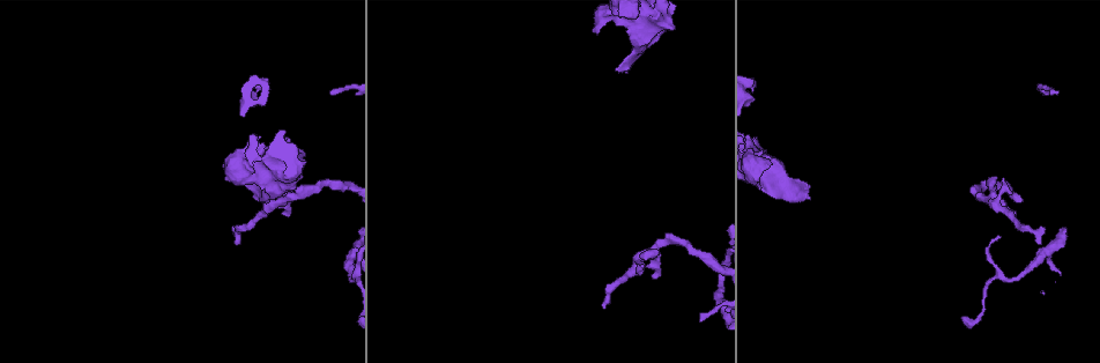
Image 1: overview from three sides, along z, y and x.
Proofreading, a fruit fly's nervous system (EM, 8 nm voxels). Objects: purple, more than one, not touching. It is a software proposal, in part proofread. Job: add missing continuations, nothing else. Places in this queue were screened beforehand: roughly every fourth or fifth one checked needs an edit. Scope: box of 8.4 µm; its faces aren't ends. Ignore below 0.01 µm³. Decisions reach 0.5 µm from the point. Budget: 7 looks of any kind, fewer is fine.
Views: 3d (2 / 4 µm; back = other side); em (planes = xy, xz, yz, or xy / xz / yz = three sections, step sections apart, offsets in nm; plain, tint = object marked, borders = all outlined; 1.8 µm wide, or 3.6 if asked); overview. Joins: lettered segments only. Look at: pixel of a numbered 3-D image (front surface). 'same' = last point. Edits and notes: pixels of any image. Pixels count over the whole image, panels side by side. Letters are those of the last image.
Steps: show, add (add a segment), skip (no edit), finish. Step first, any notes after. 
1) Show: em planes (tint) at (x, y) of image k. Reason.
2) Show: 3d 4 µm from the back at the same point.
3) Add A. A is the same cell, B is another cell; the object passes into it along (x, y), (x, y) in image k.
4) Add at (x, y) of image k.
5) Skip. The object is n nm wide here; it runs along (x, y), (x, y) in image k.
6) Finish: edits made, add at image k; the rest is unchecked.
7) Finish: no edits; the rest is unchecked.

Show: em xz step 4 (tint) at (287, 199) of image 1. Branch point.

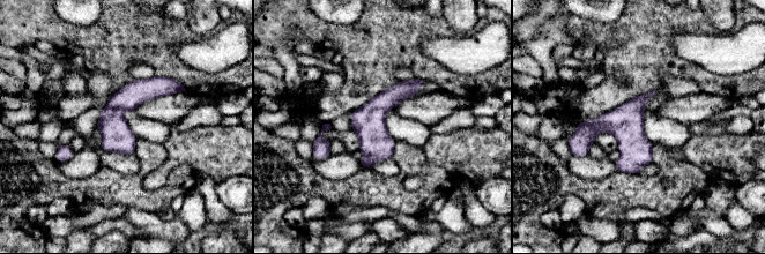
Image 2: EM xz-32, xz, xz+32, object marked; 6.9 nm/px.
Show: em planes (tint) at the same point.

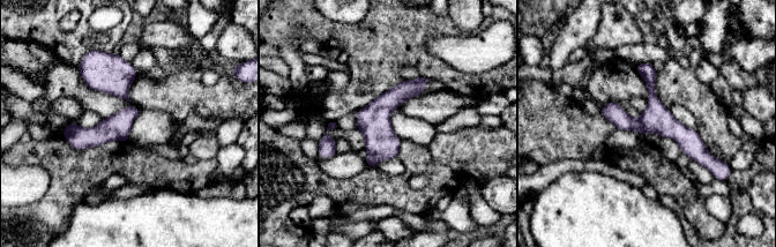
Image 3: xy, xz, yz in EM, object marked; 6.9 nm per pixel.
Show: em planes (borders) at the same point. See the neighbours.

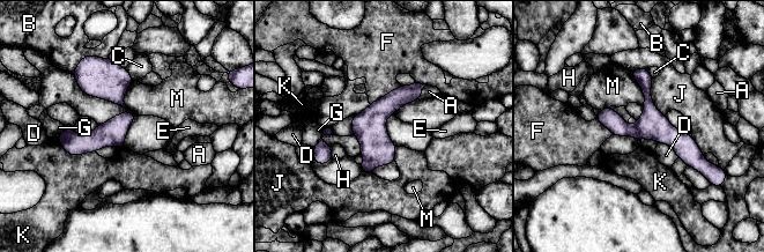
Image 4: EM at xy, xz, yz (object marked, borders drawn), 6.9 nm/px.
Skip. The object is 190 nm wide here; A, B, C, D, E, F, G, H, J, K and M are other cells; it runs along (635, 73), (651, 115), (702, 165) in image 4; none of them fits.

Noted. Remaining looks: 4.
Show: 3d 4 µm at (606, 304) of image 1. An open end.

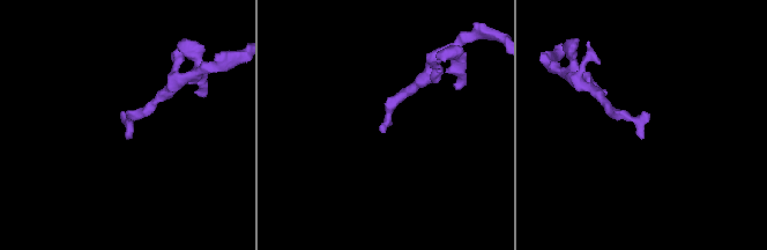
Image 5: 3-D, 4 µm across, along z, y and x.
Show: em planes (borders) at (641, 138) of image 5.

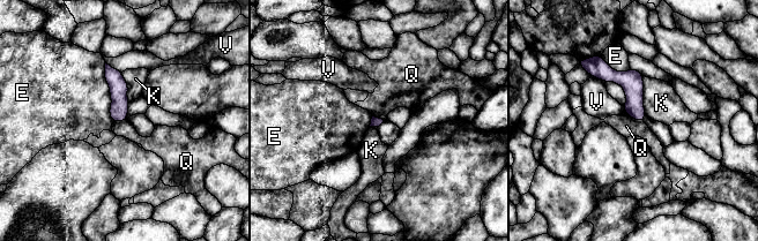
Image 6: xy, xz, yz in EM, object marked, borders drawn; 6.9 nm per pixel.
Skip. The longest contact is with E, 420 nm; E, K, Q and V are other cells; no lettered segment goes on from it.

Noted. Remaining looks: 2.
Show: em planes (borders) at (247, 187) of image 1. An open end.

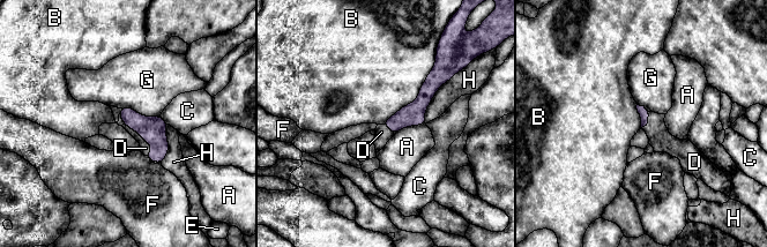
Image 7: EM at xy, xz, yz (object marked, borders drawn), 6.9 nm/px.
Add D. D is the same cell, A, B, C, E, F, G and H are other cells; the object passes into it along (151, 129), (142, 139), (146, 148) in image 7; the neuron continues.

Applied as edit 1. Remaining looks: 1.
Finish: edits made, add at image 7; the rest is unchecked.

